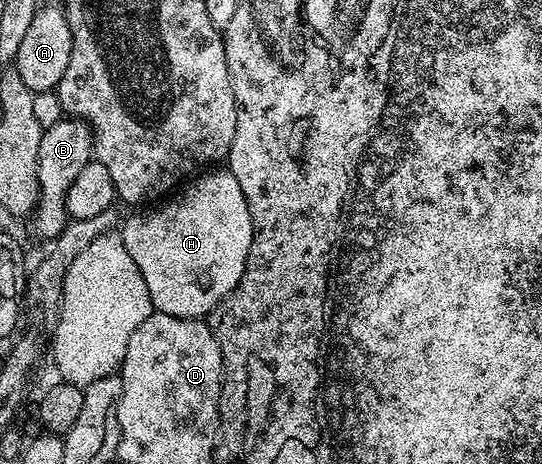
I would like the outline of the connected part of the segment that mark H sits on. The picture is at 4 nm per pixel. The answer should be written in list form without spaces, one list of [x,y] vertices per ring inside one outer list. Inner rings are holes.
[[[214,168],[199,173],[193,182],[194,186],[188,187],[179,198],[171,197],[166,200],[171,202],[158,204],[163,206],[155,205],[131,213],[134,215],[121,223],[120,233],[124,248],[128,248],[128,256],[132,256],[136,268],[140,268],[140,276],[144,276],[144,284],[148,284],[148,296],[155,311],[177,318],[202,320],[234,291],[236,284],[240,284],[240,276],[244,276],[248,252],[254,239],[254,218],[248,212],[244,192],[240,184],[236,184],[236,176],[232,176],[229,169]]]

